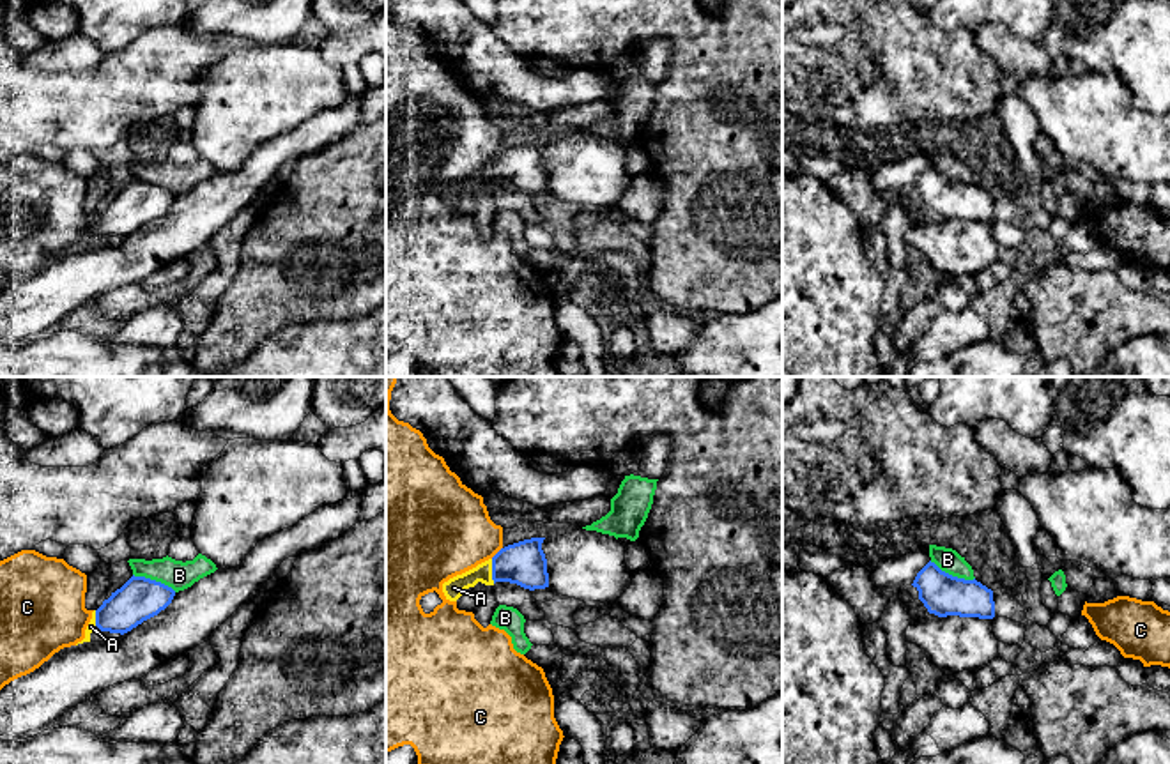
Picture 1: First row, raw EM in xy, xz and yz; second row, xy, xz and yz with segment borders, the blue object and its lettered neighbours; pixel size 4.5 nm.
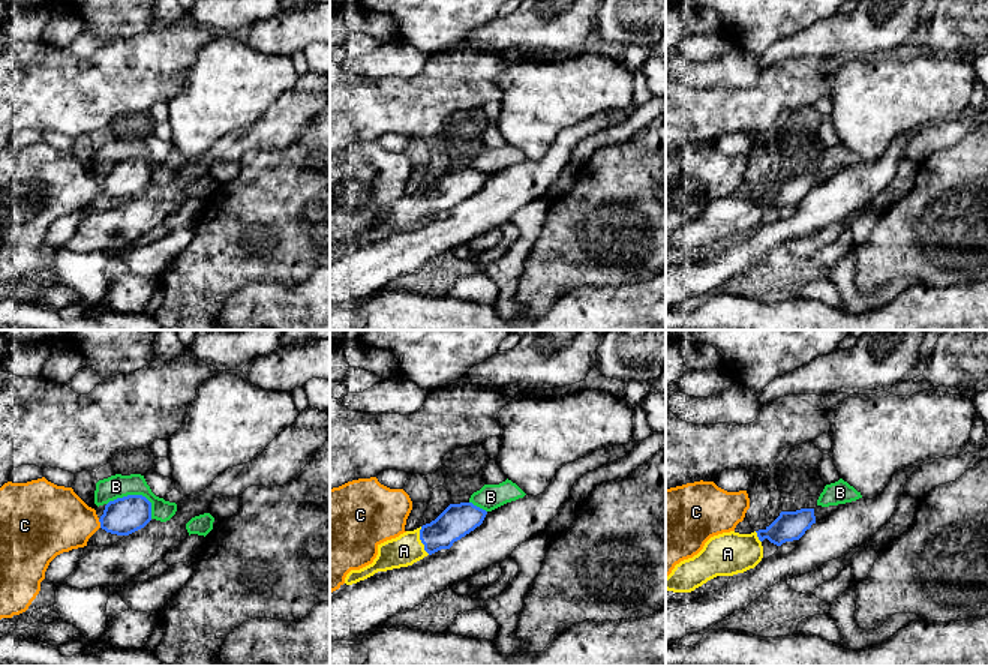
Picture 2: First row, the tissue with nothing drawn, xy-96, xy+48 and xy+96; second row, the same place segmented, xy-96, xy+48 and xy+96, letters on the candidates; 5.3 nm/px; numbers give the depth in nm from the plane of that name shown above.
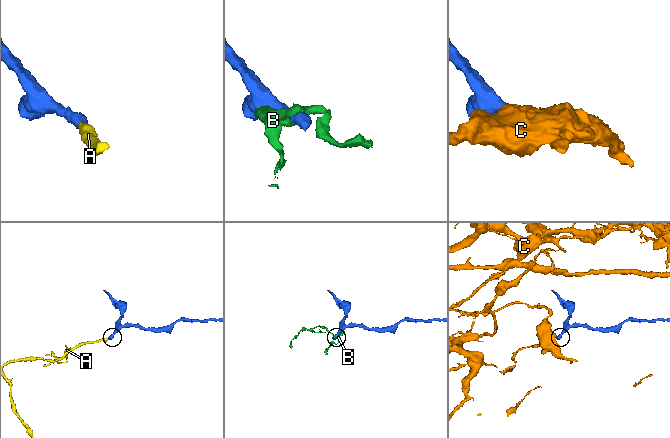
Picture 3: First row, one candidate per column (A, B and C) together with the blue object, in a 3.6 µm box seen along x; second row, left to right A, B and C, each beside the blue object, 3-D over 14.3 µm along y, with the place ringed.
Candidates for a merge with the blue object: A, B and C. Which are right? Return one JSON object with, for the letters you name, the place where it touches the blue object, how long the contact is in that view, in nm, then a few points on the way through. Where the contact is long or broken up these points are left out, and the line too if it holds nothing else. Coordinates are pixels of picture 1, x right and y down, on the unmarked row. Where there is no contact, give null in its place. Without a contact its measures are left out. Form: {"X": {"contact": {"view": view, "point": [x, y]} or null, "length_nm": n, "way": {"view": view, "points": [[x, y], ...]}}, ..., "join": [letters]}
{"A": {"contact": {"view": "xz", "point": [492, 175]}, "length_nm": 110, "way": {"view": "xz", "points": [[523, 167], [512, 167], [492, 175], [477, 177], [454, 191]]}}, "join": ["A"]}

